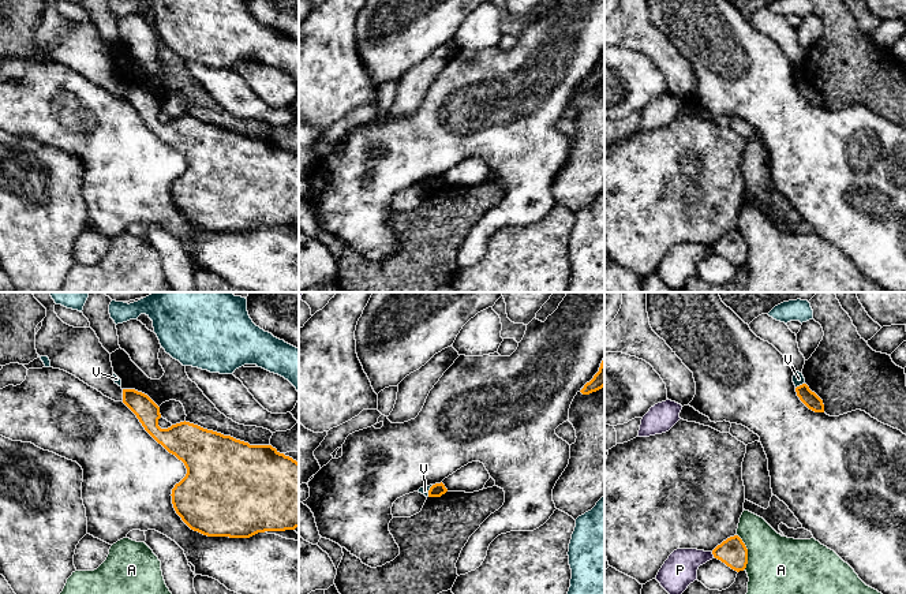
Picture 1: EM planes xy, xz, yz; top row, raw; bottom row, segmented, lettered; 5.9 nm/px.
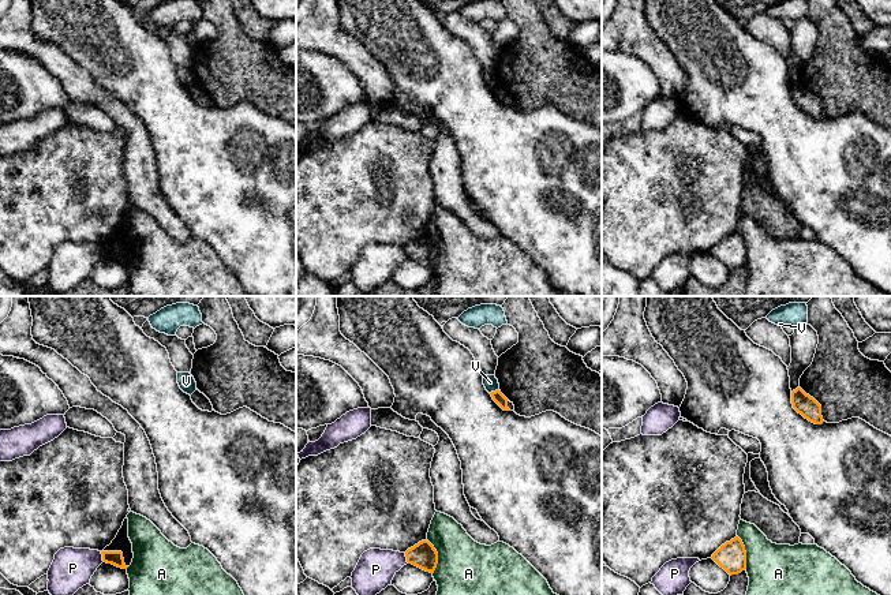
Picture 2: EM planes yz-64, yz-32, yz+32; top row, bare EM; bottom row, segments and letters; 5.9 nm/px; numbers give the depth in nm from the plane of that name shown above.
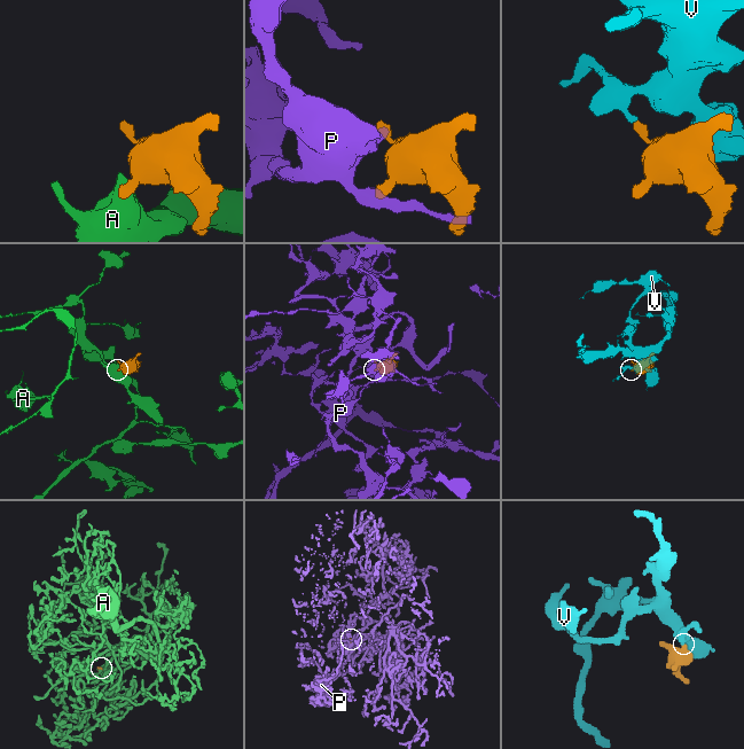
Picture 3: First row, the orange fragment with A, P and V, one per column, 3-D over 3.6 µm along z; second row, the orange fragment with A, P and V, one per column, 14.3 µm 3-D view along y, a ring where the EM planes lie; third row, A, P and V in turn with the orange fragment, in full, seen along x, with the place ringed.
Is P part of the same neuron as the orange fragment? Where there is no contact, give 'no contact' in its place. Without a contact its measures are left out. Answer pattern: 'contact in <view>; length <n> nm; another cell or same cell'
contact in yz; length 40 nm; another cell

